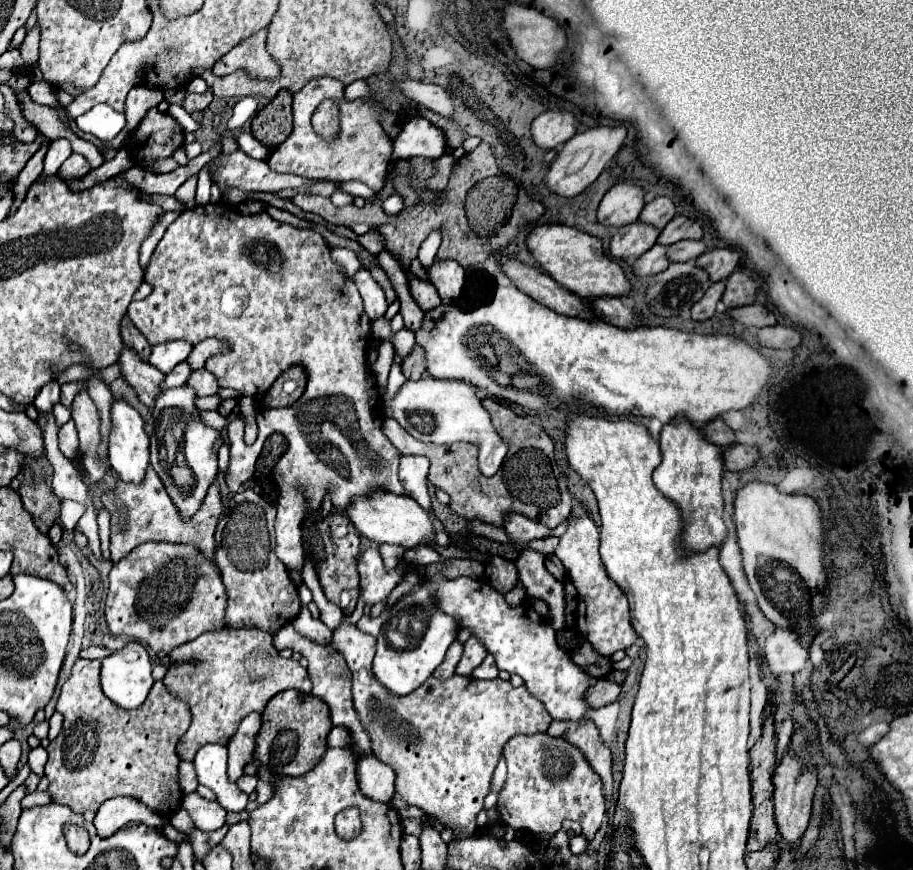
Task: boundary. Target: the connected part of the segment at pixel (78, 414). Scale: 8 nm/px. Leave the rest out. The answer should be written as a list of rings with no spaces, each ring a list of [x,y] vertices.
[[[82,390],[74,398],[72,420],[76,422],[76,430],[78,430],[78,438],[80,438],[78,460],[84,464],[84,472],[88,474],[90,482],[96,484],[104,476],[104,472],[110,468],[110,464],[106,458],[100,458],[100,454],[98,454],[98,448],[102,444],[100,416],[98,416],[96,404],[90,400],[86,390]]]

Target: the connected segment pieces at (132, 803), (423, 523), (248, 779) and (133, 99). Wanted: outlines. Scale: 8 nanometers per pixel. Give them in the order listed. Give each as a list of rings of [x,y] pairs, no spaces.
[[[128,797],[106,800],[98,809],[93,820],[93,824],[102,838],[112,836],[116,830],[133,822],[143,823],[153,828],[162,828],[168,820],[138,800]]]
[[[374,492],[370,496],[362,496],[350,504],[346,510],[348,518],[356,526],[356,530],[380,544],[398,544],[402,548],[416,548],[420,544],[432,544],[436,540],[436,526],[432,520],[432,512],[422,508],[416,500],[408,496],[398,496],[392,492]]]
[[[240,776],[238,780],[236,780],[236,786],[242,790],[242,792],[246,792],[246,794],[252,794],[254,792],[254,788],[256,788],[256,782],[258,782],[258,776]]]
[[[134,86],[134,88],[128,92],[126,102],[124,102],[126,128],[124,128],[112,142],[108,142],[106,146],[122,148],[126,134],[128,134],[132,128],[136,128],[136,124],[142,120],[142,116],[146,114],[148,108],[158,106],[158,102],[162,102],[162,100],[164,100],[164,96],[162,96],[160,90],[156,90],[156,88],[146,88],[146,86]]]

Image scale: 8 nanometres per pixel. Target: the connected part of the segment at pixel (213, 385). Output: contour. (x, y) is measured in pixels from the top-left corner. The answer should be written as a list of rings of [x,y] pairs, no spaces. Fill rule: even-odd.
[[[206,368],[194,370],[192,376],[190,376],[190,380],[188,380],[188,386],[192,386],[198,396],[212,396],[212,394],[220,392],[218,378],[212,372],[208,372]]]

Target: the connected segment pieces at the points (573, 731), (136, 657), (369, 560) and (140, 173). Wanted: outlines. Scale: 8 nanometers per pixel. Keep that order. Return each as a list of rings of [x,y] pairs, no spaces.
[[[552,720],[546,734],[564,738],[570,744],[580,748],[580,752],[586,756],[592,770],[602,778],[604,796],[610,802],[612,800],[612,784],[614,784],[614,778],[612,778],[612,754],[602,744],[598,728],[594,726],[594,722],[590,722],[590,720],[580,720],[580,722]]]
[[[128,642],[122,650],[114,652],[112,656],[104,658],[102,660],[102,690],[104,694],[116,702],[120,708],[138,708],[146,702],[148,698],[148,692],[154,684],[154,678],[152,678],[152,664],[150,664],[150,656],[146,652],[146,648],[138,642]]]
[[[368,548],[358,558],[358,572],[360,572],[360,586],[364,586],[364,602],[368,606],[384,600],[392,588],[402,580],[396,570],[386,572],[382,566],[382,558],[378,550]]]
[[[214,142],[210,150],[202,152],[200,156],[192,158],[186,166],[178,166],[171,172],[164,174],[154,174],[141,170],[140,167],[133,165],[126,171],[118,174],[131,184],[141,188],[149,194],[163,194],[173,196],[180,185],[190,176],[198,174],[206,162],[218,156],[220,142]]]

